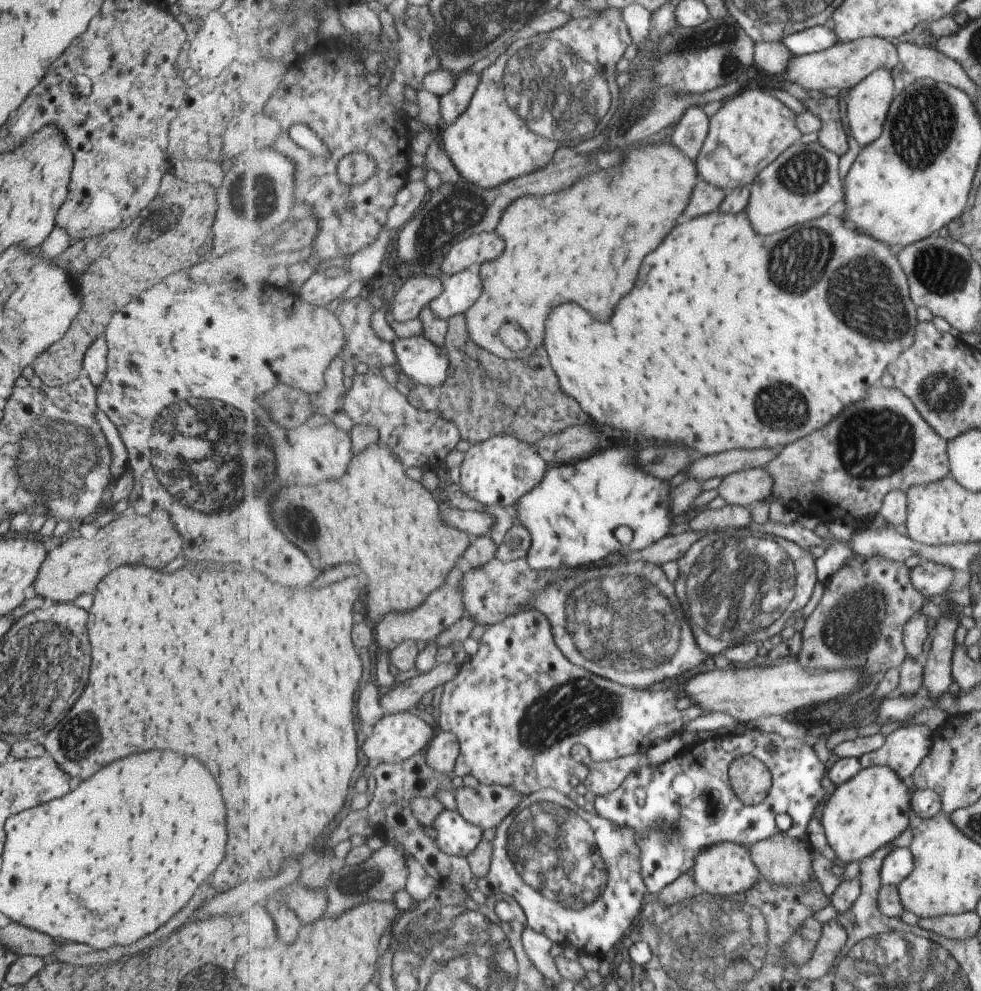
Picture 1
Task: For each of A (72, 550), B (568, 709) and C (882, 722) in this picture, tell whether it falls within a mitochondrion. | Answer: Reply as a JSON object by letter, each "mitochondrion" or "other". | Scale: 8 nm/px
{"A":"other","B":"mitochondrion","C":"other"}

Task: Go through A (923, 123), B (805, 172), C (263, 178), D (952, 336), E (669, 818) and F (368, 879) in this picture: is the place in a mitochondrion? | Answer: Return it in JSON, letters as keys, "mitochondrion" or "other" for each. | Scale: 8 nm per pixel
{"A":"mitochondrion","B":"mitochondrion","C":"mitochondrion","D":"other","E":"mitochondrion","F":"mitochondrion"}

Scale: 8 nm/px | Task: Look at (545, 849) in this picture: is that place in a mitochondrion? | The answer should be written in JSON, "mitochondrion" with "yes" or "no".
{"mitochondrion":"yes"}

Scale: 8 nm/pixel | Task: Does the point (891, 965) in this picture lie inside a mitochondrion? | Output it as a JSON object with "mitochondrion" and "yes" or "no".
{"mitochondrion":"yes"}

